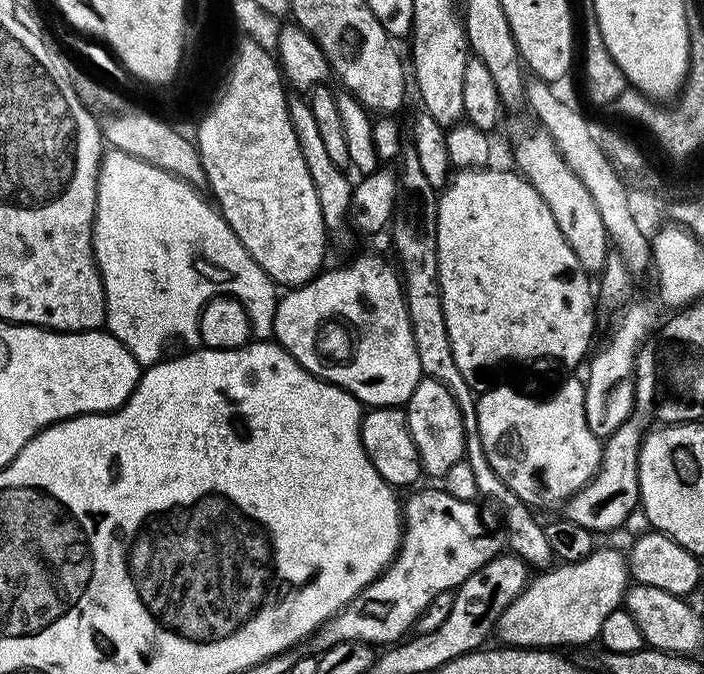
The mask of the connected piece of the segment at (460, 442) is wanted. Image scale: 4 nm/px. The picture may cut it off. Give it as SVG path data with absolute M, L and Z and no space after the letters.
M425 375L416 383L406 402L406 415L410 438L414 438L423 475L443 478L454 461L465 457L466 433L462 430L462 414L458 410L458 402L454 402L454 394L450 394L442 382Z

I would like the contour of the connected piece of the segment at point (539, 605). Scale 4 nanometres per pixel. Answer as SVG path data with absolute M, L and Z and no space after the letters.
M593 547L588 556L581 560L569 560L555 565L541 576L533 575L524 589L516 595L499 613L498 620L504 623L504 632L508 635L507 643L521 648L538 648L541 646L564 646L560 644L588 644L599 637L601 622L605 614L621 607L626 583L630 573L628 562L623 551L616 548Z

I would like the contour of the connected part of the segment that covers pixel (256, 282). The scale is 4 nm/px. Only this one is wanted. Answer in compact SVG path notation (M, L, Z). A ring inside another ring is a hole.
M108 150L103 153L96 174L96 208L92 213L90 229L92 258L96 261L100 285L104 288L106 330L118 338L126 350L130 350L136 363L141 366L155 364L161 359L160 347L164 340L172 340L175 336L194 339L196 327L200 324L200 307L211 296L225 294L237 300L244 307L251 331L257 337L273 335L277 285L265 274L262 266L254 262L246 246L242 246L219 211L200 197L200 190L188 181L179 180L174 174L125 152Z

